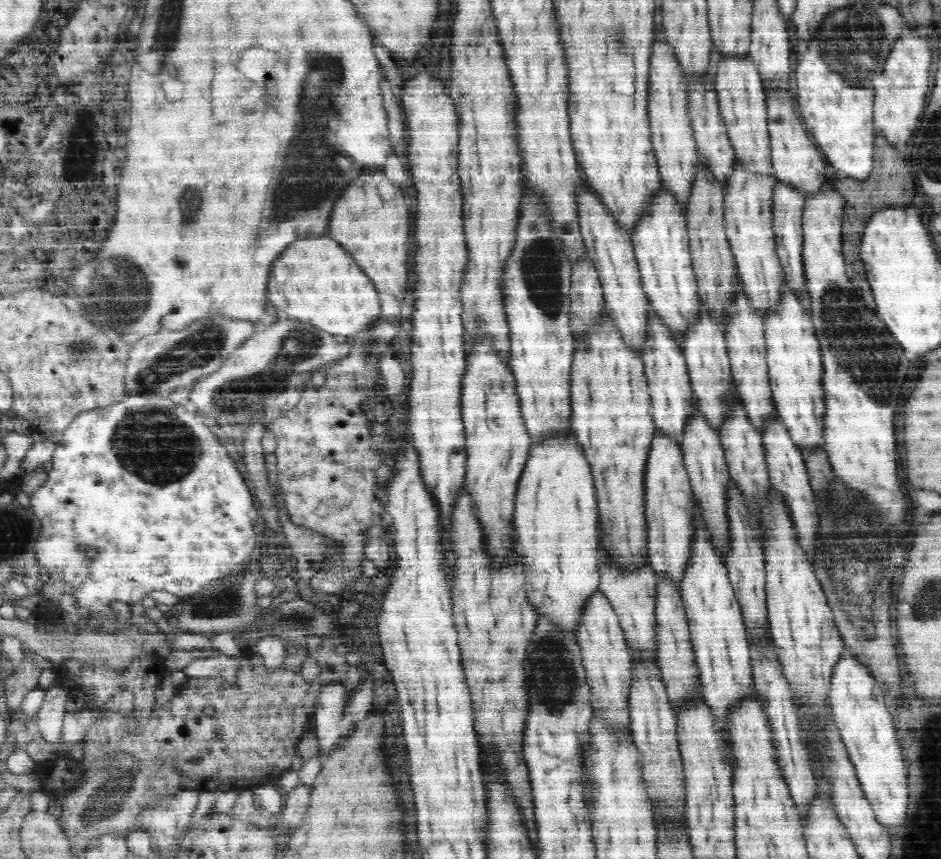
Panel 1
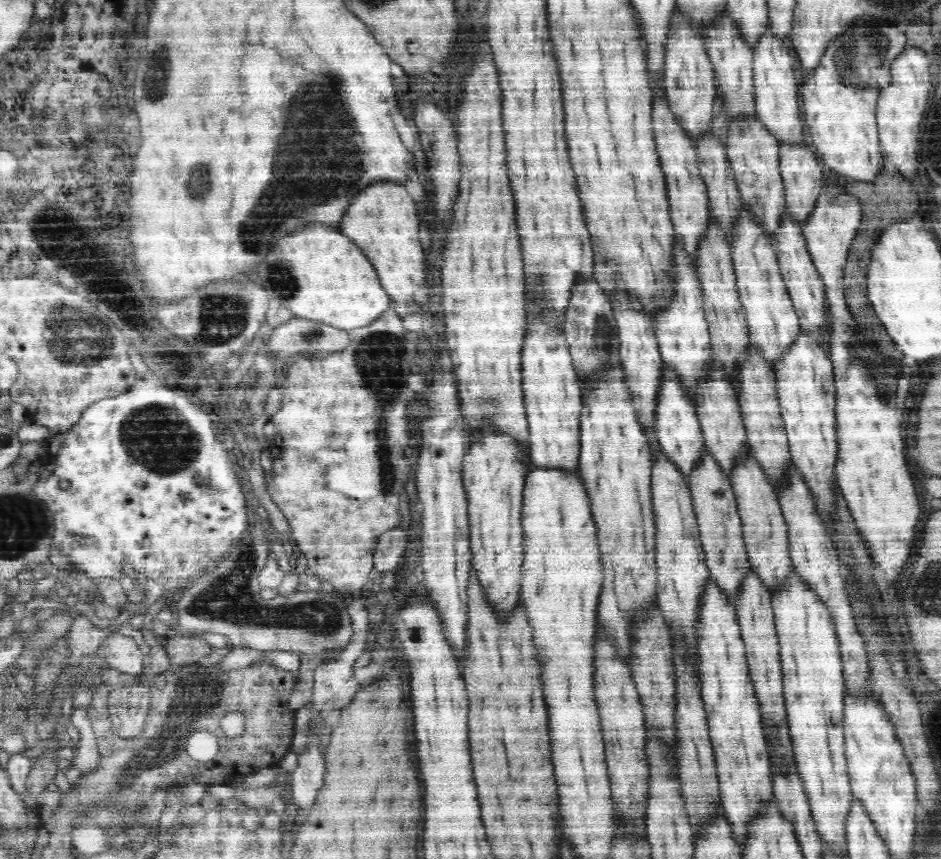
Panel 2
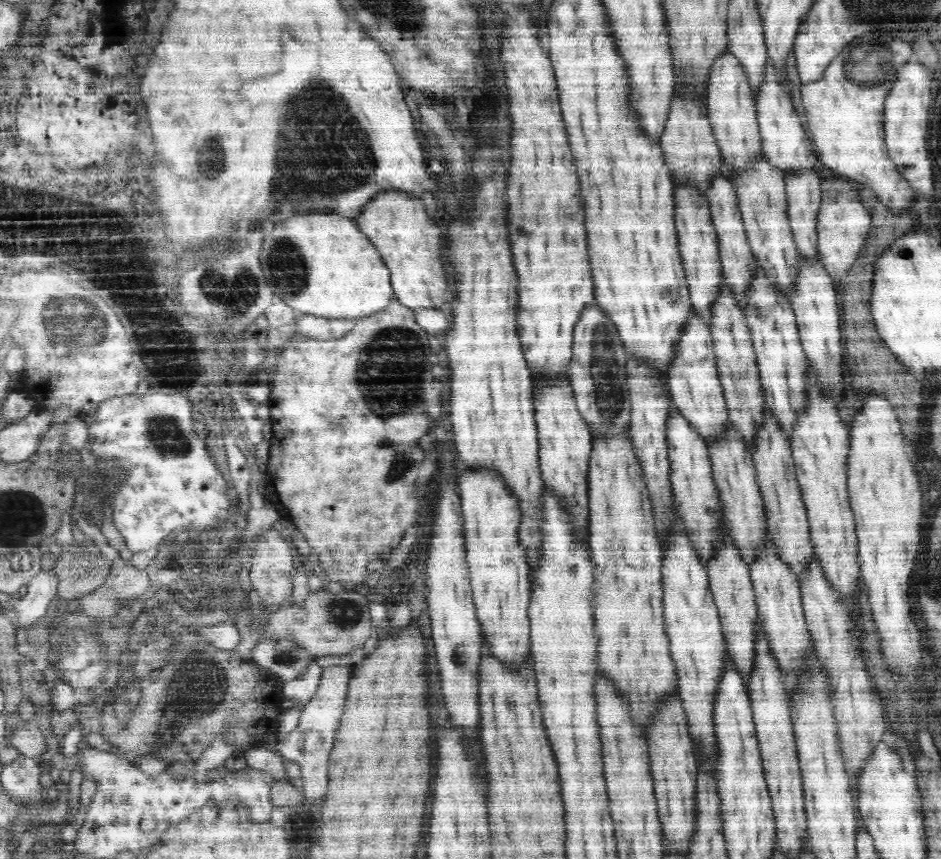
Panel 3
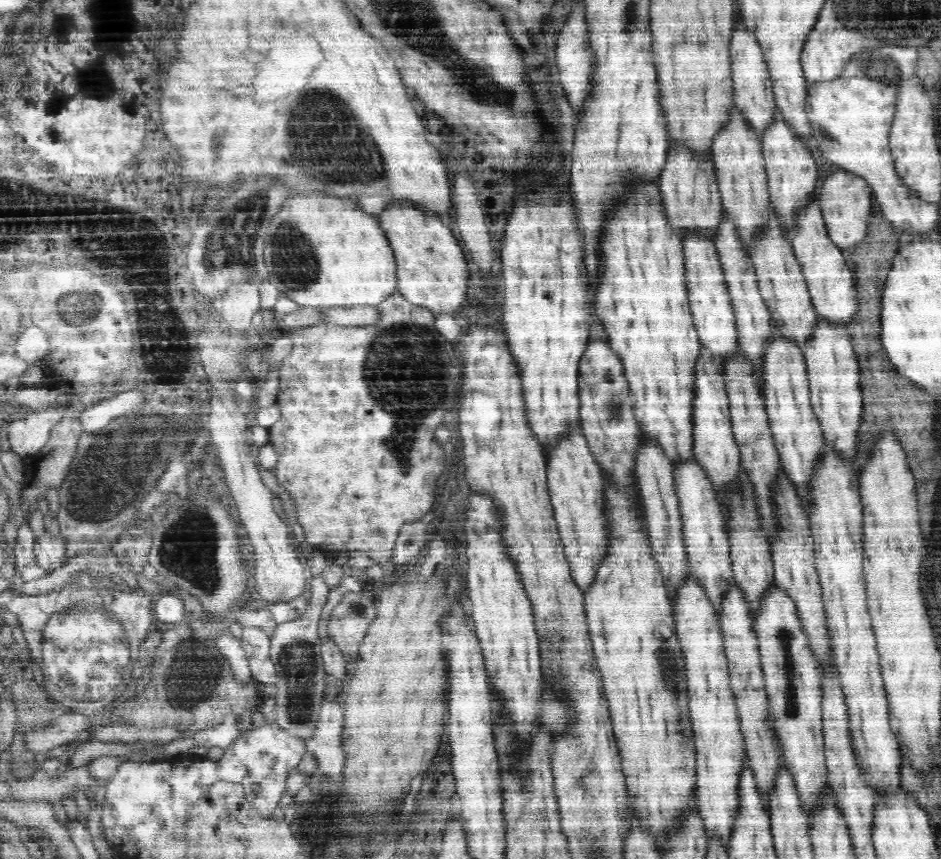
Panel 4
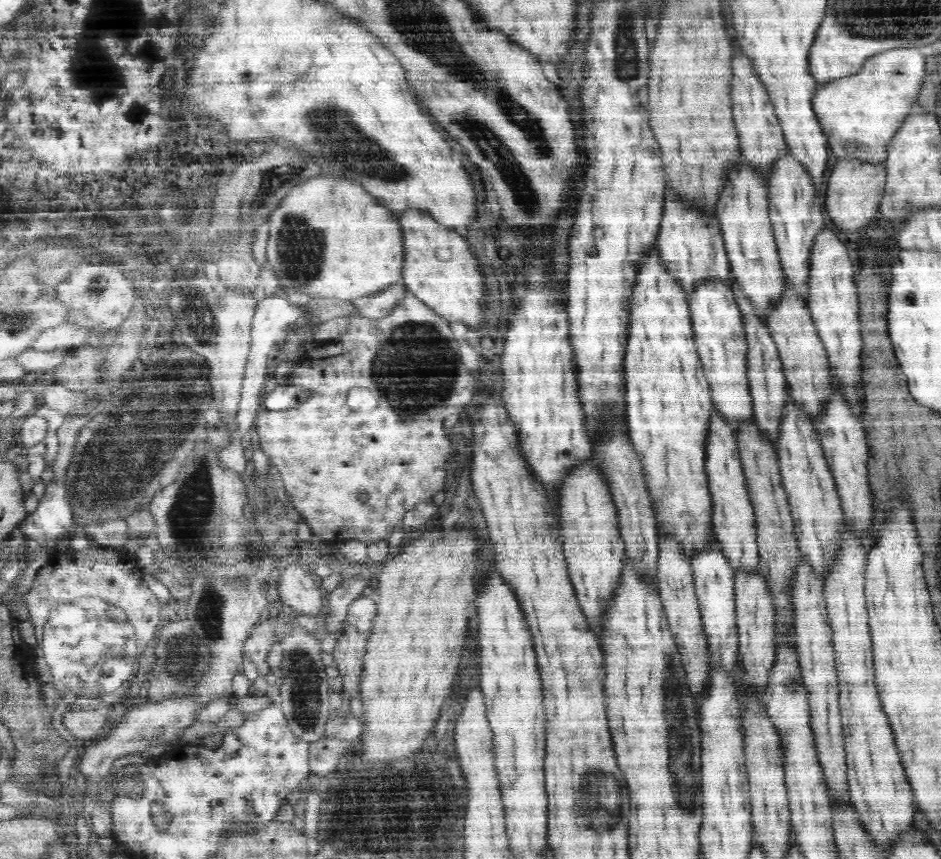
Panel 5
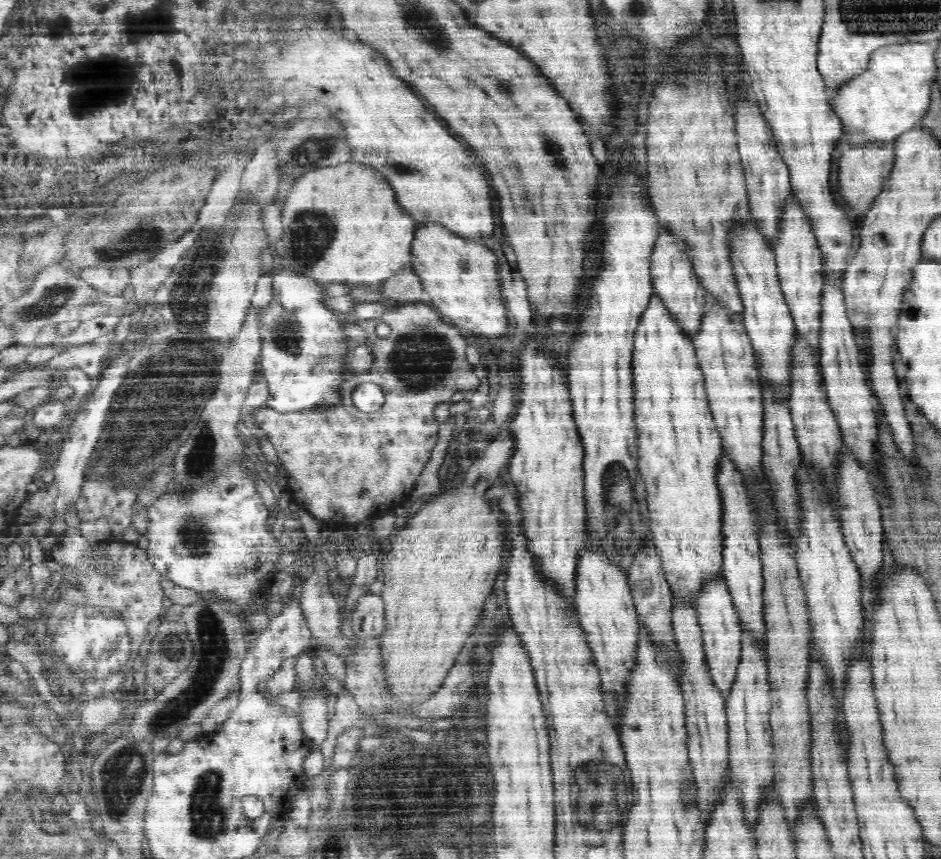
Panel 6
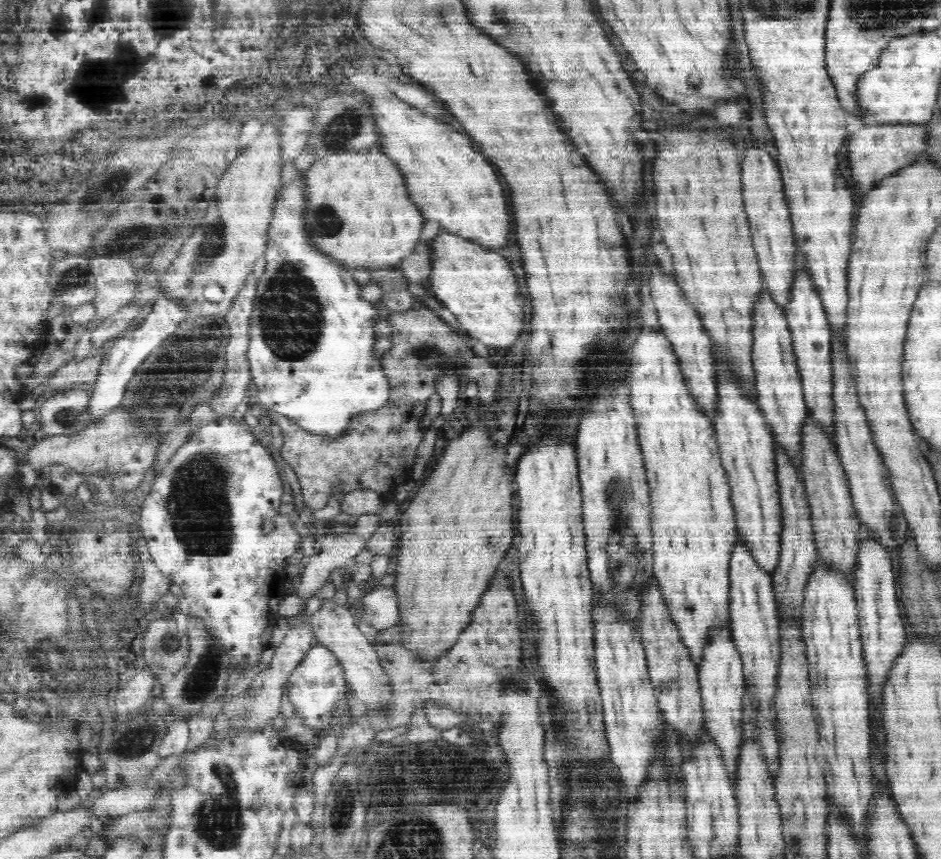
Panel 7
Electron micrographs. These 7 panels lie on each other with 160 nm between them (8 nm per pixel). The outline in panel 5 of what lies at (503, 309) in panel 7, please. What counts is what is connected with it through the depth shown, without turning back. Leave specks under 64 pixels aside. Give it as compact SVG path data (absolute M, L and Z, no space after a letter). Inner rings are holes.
M416 209L397 215L403 225L403 285L446 320L460 320L468 327L483 328L484 278L472 256L464 233L448 230L430 215Z

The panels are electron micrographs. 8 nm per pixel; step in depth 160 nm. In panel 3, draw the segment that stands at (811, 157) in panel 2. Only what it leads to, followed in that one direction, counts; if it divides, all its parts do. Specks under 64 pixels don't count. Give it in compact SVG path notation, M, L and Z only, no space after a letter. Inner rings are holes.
M816 168L808 172L788 173L785 180L787 215L799 255L819 264L817 216L821 207L822 189Z

